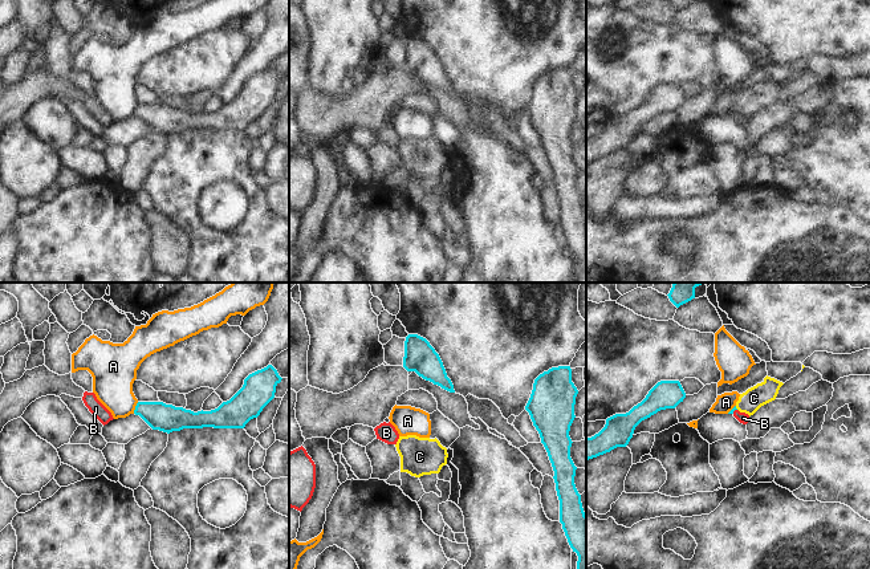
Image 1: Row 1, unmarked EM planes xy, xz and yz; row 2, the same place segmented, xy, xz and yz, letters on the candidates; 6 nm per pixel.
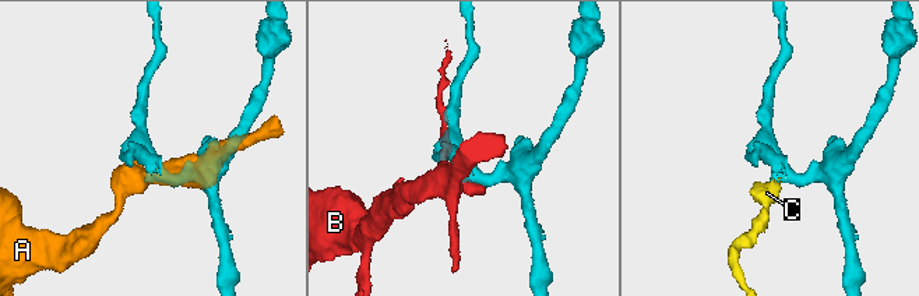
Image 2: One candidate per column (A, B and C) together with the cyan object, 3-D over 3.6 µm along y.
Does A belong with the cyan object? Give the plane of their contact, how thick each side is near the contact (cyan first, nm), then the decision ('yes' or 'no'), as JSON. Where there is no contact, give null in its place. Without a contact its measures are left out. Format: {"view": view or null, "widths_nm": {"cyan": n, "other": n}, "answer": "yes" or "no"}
{"view": "xy", "widths_nm": {"cyan": 170, "other": 260}, "answer": "no"}

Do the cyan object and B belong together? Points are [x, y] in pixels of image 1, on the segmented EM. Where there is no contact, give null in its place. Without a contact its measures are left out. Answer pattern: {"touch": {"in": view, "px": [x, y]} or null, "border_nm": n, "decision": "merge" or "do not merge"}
{"touch": {"in": "yz", "px": [734, 410]}, "border_nm": 40, "decision": "do not merge"}

